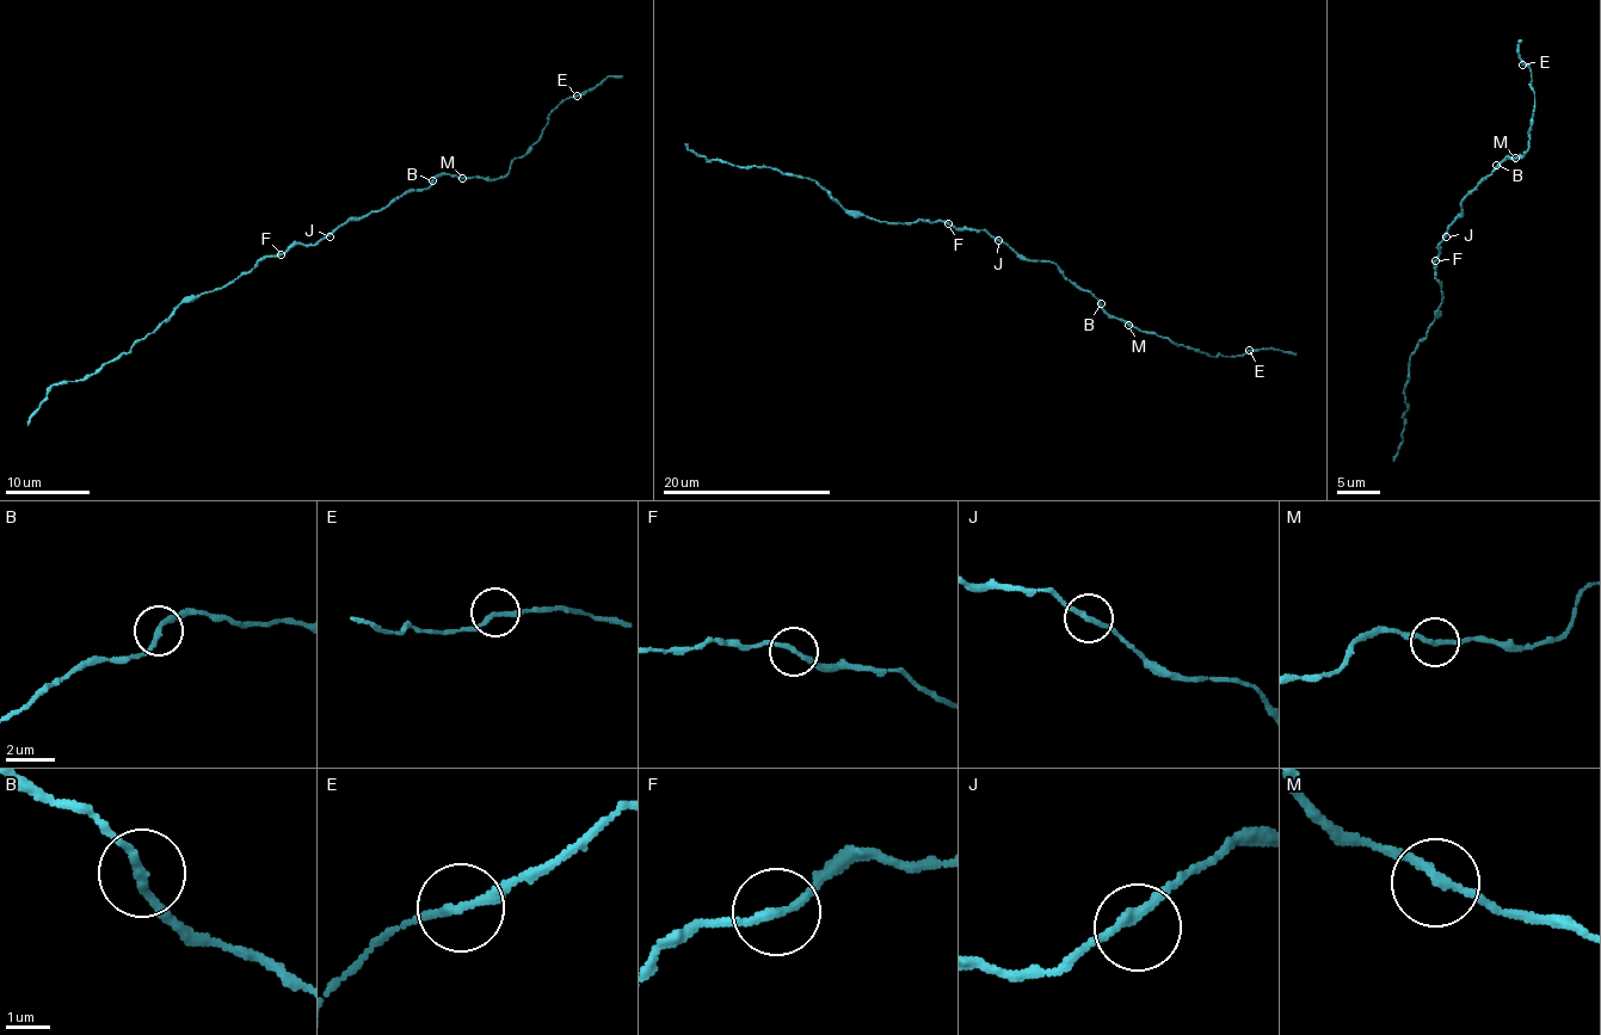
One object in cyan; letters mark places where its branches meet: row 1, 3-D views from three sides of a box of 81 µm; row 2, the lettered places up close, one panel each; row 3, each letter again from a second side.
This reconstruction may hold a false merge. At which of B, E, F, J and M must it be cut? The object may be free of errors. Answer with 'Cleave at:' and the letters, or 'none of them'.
Cleave at: none of them

